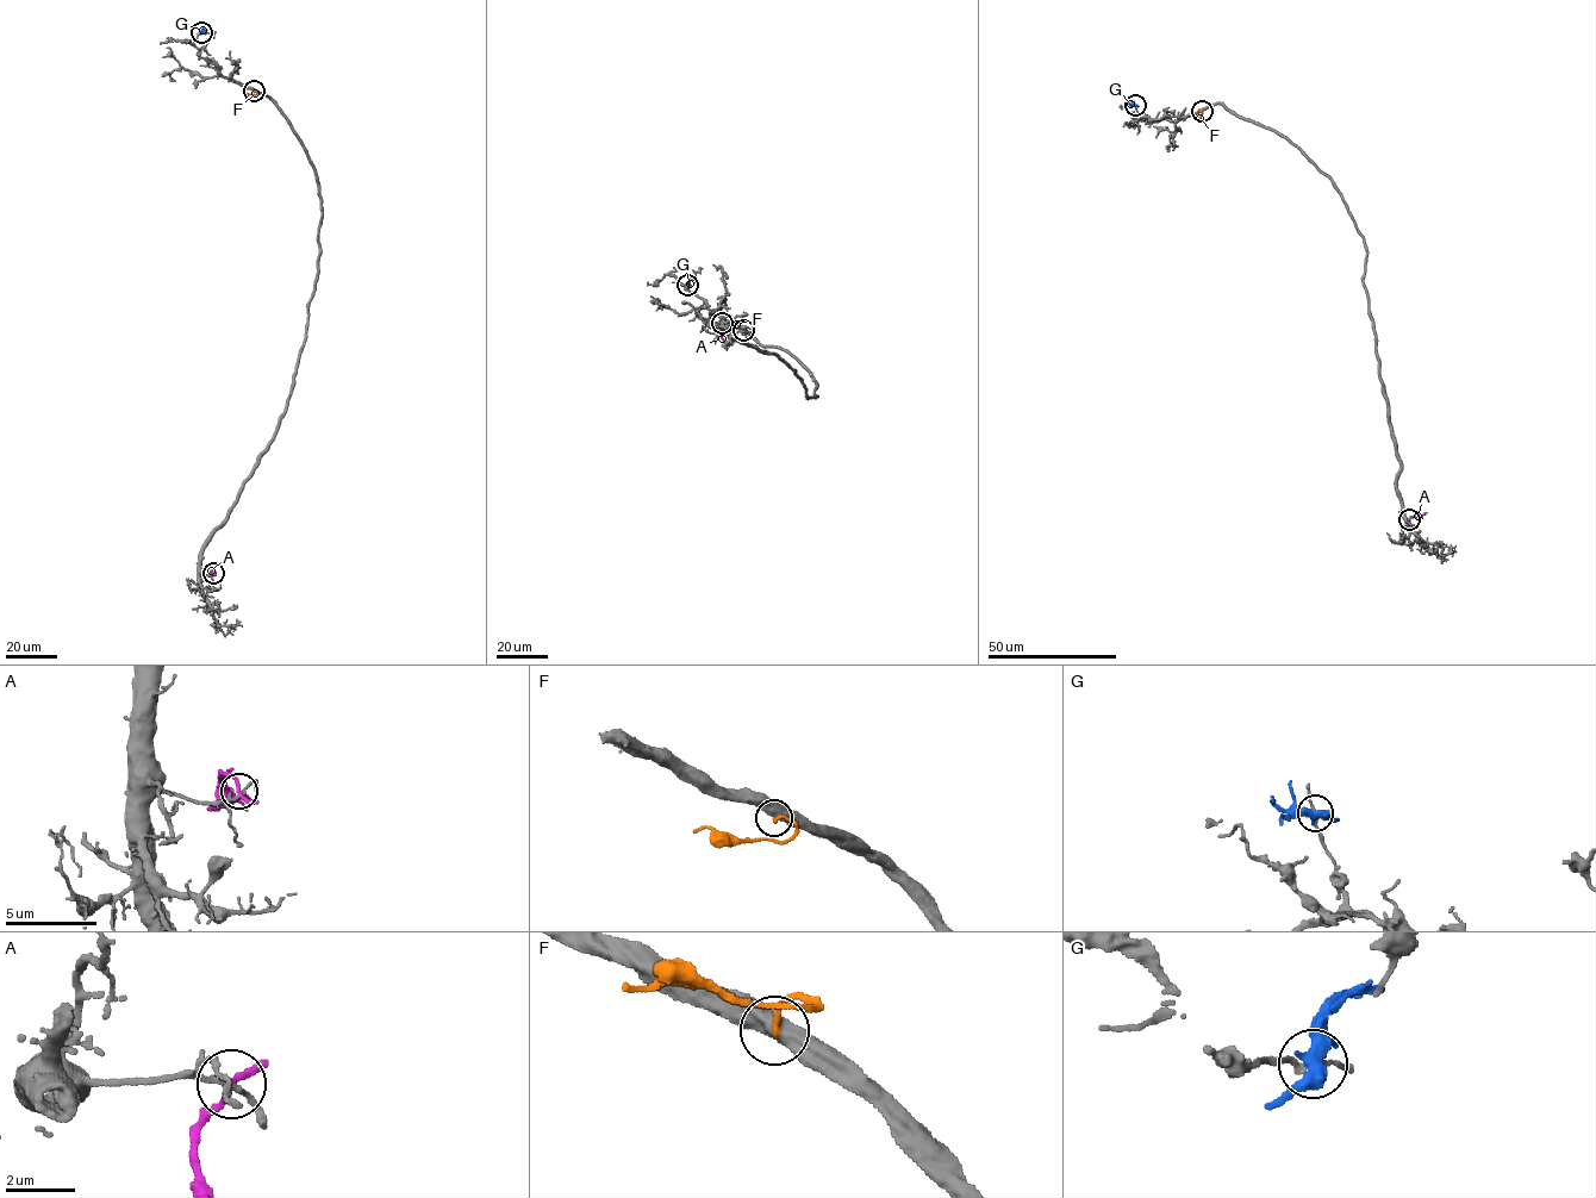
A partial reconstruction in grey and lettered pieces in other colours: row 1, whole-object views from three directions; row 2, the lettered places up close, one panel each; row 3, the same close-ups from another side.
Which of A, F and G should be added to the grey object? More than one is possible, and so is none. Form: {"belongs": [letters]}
{"belongs": []}

